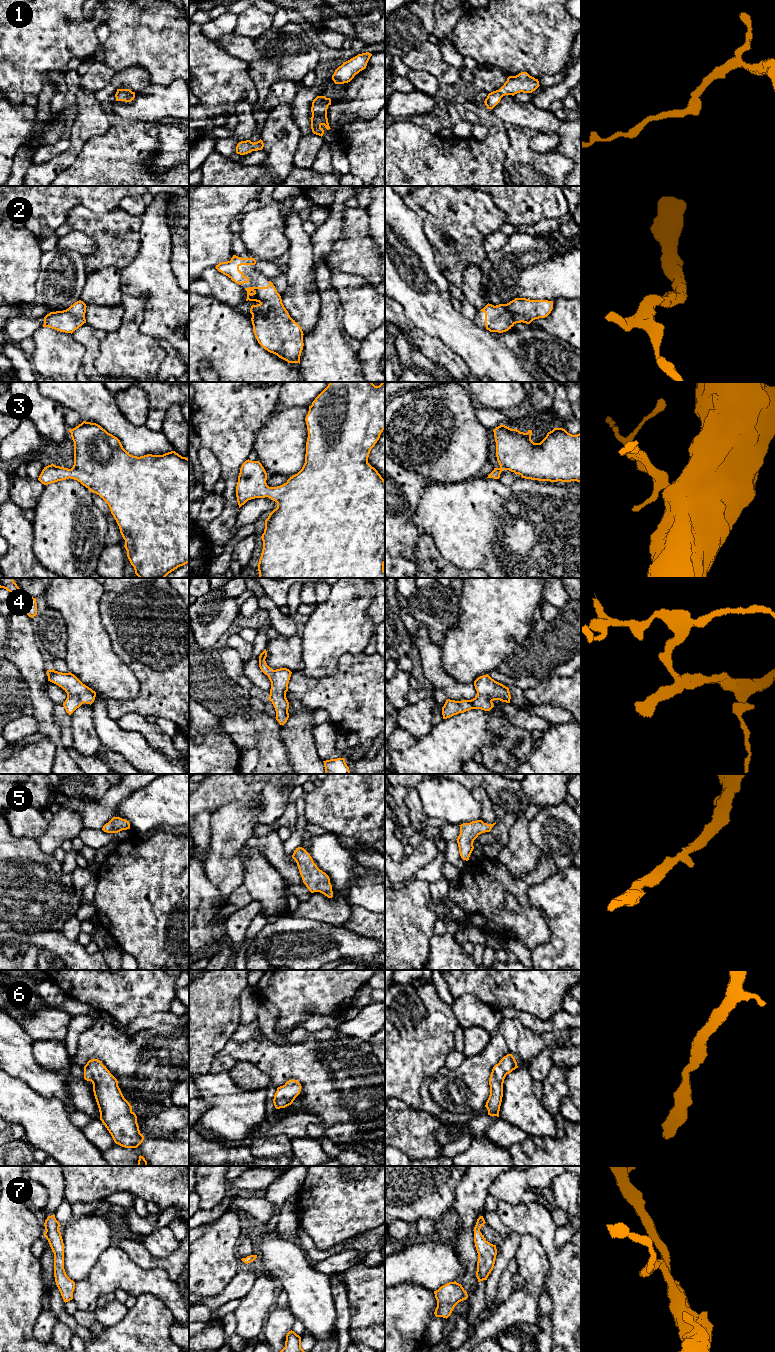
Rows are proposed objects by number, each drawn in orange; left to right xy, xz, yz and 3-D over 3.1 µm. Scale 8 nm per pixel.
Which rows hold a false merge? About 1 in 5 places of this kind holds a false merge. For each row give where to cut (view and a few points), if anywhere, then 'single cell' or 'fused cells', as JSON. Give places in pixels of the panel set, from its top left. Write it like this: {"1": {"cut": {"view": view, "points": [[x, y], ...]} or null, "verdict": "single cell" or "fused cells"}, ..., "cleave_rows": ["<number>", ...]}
{"1": {"cut": null, "verdict": "single cell"}, "2": {"cut": null, "verdict": "single cell"}, "3": {"cut": null, "verdict": "single cell"}, "4": {"cut": null, "verdict": "single cell"}, "5": {"cut": null, "verdict": "single cell"}, "6": {"cut": null, "verdict": "single cell"}, "7": {"cut": null, "verdict": "single cell"}, "cleave_rows": []}

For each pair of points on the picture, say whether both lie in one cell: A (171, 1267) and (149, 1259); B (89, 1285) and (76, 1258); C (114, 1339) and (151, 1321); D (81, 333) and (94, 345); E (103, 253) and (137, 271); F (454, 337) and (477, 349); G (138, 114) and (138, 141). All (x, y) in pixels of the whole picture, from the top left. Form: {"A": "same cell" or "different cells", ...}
{"A": "same cell", "B": "different cells", "C": "same cell", "D": "same cell", "E": "different cells", "F": "same cell", "G": "different cells"}

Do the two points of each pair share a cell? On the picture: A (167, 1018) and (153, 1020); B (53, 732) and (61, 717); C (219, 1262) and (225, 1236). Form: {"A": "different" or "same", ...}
{"A": "same", "B": "different", "C": "same"}

